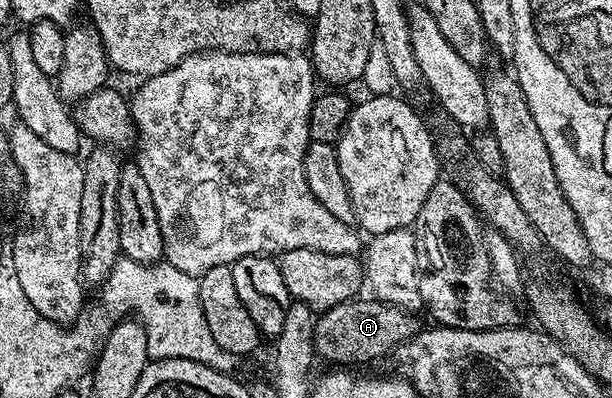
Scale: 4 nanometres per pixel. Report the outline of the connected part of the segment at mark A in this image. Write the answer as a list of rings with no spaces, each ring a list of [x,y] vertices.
[[[357,298],[347,300],[330,310],[316,316],[316,329],[312,335],[312,347],[315,355],[329,360],[332,366],[352,366],[348,364],[364,364],[367,360],[376,360],[379,356],[387,357],[395,352],[399,344],[406,343],[416,335],[417,317],[411,312],[403,312],[378,299]]]

